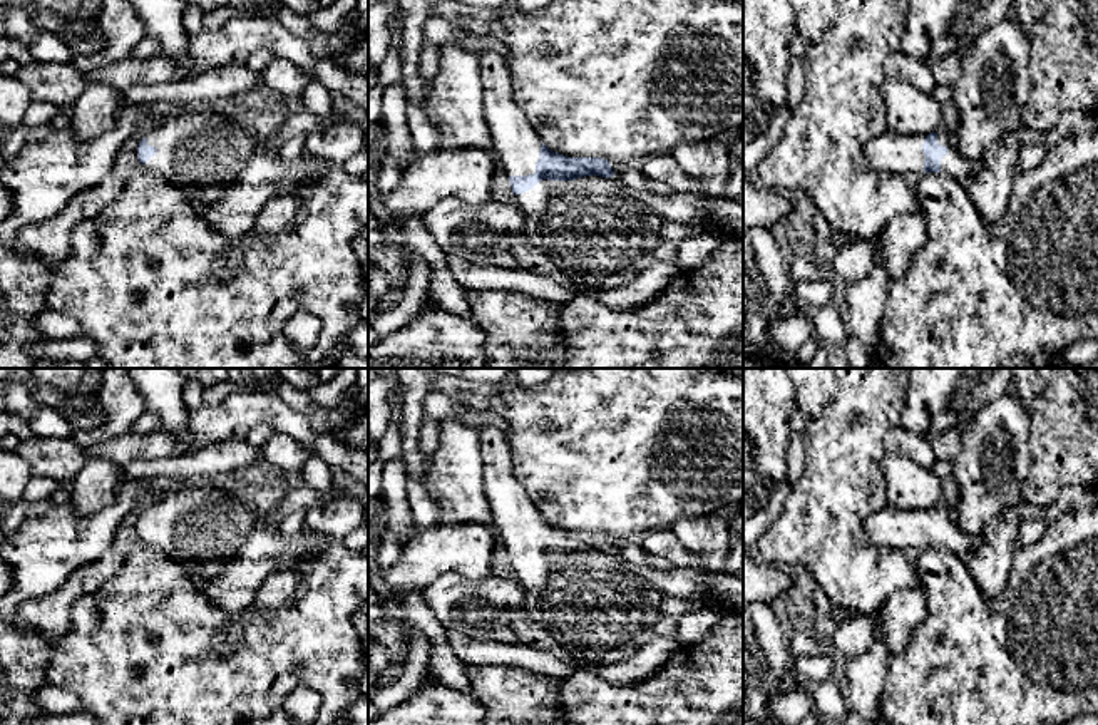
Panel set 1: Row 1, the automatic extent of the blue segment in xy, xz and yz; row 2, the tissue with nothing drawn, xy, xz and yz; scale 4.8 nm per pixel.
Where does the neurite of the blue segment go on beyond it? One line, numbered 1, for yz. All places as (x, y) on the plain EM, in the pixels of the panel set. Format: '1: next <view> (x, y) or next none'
1: next yz (901, 529)

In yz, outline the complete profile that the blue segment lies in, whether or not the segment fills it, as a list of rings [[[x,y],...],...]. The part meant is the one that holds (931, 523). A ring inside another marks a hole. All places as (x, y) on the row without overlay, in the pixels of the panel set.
[[[887,504],[864,521],[864,532],[870,544],[907,554],[924,548],[947,548],[961,558],[986,542],[984,532],[962,532],[956,511],[951,514],[942,504],[927,511],[904,511]]]

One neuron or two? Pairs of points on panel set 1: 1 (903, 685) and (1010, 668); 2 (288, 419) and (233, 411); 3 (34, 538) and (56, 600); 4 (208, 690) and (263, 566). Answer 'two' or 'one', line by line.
1: one
2: one
3: two
4: two

